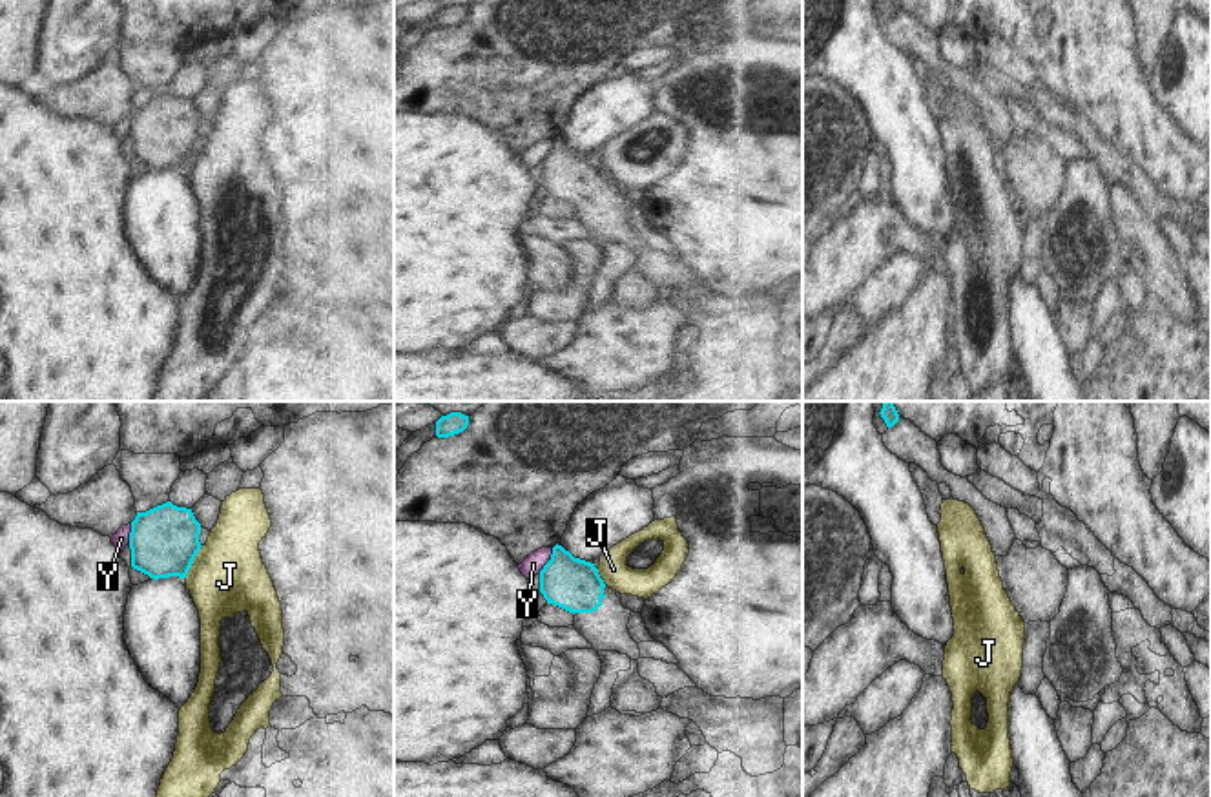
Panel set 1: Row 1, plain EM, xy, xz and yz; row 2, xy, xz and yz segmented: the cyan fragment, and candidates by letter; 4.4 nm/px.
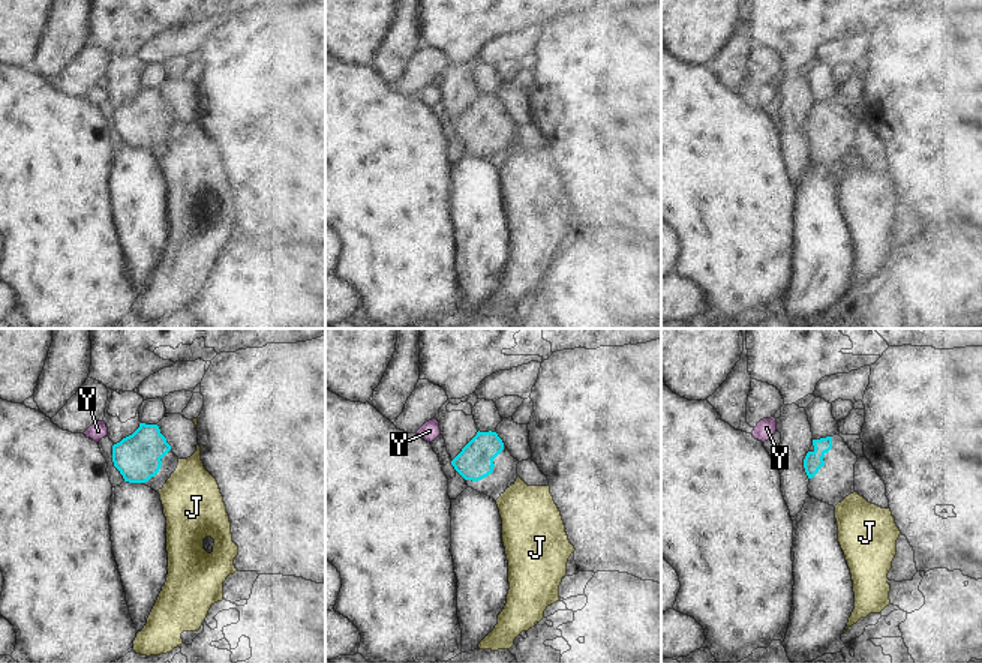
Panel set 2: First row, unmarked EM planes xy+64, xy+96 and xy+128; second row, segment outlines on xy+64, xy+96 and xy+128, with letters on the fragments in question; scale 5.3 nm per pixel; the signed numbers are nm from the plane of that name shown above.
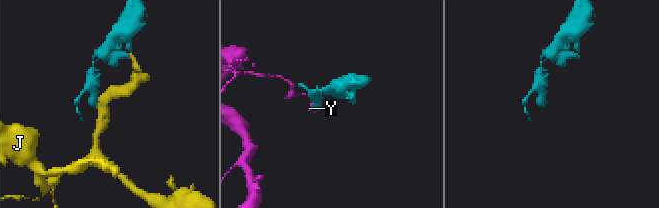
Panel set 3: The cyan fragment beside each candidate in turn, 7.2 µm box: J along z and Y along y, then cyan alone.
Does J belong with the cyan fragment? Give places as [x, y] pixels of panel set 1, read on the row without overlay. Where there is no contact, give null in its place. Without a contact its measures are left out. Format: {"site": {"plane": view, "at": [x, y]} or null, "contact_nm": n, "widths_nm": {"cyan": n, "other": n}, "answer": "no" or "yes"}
{"site": {"plane": "xy", "at": [192, 154]}, "contact_nm": 170, "widths_nm": {"cyan": 300, "other": 320}, "answer": "no"}

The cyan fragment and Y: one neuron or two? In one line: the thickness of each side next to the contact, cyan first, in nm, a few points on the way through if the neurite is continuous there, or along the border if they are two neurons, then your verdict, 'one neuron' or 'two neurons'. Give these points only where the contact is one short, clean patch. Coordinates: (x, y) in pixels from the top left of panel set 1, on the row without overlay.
calibres 240 and 90 nm; border xz (553, 139), (551, 150), (538, 165); two neurons

